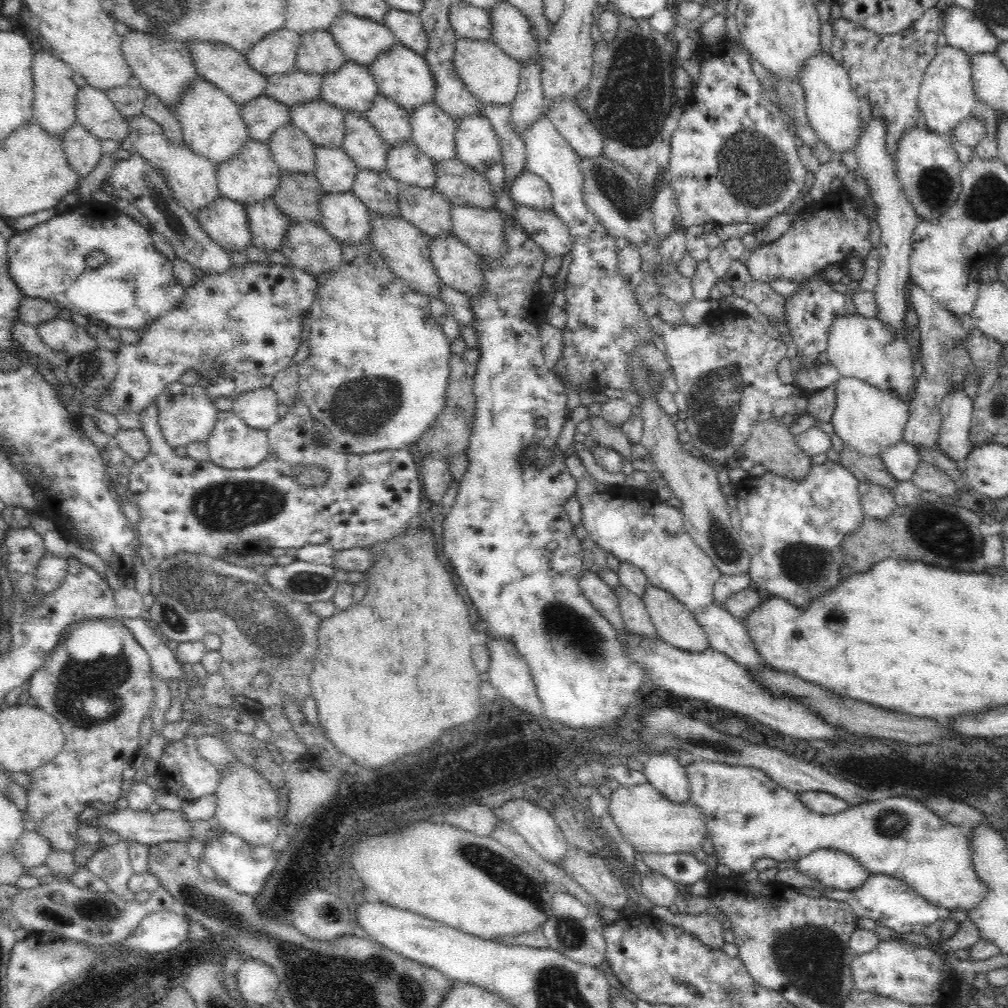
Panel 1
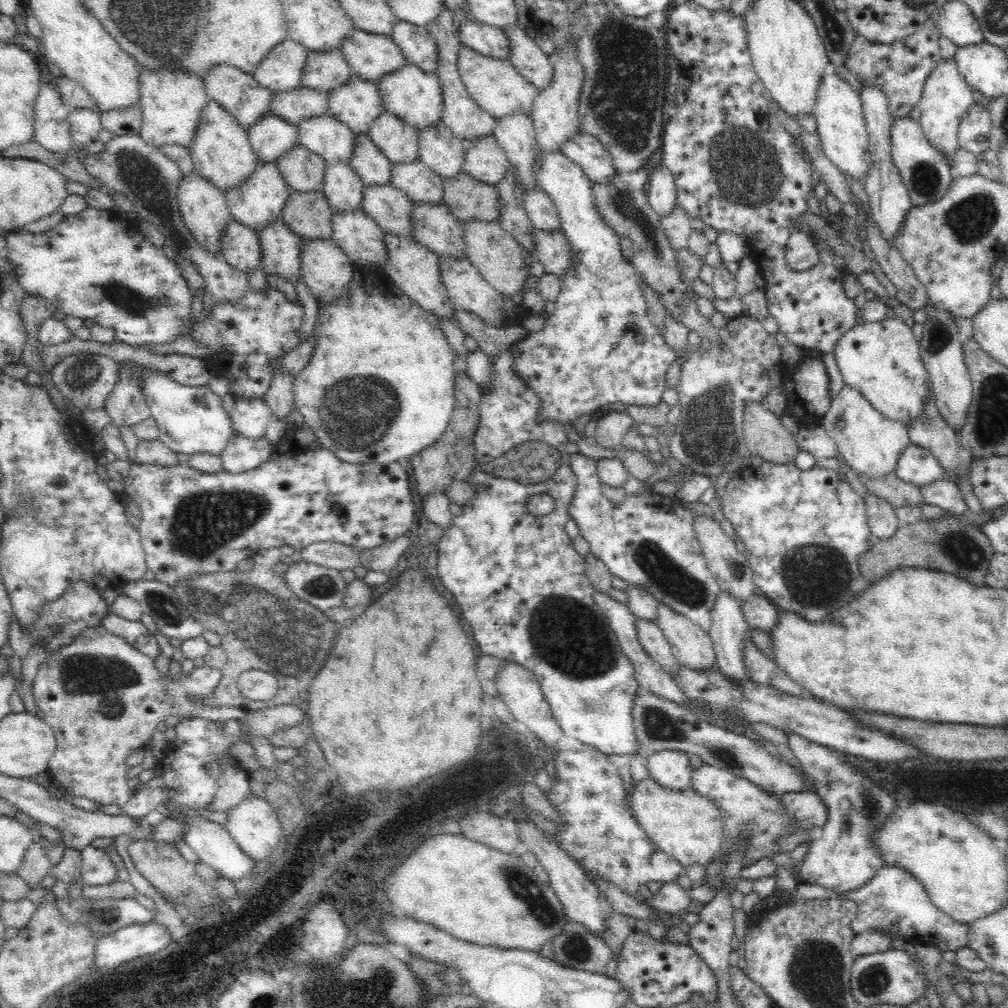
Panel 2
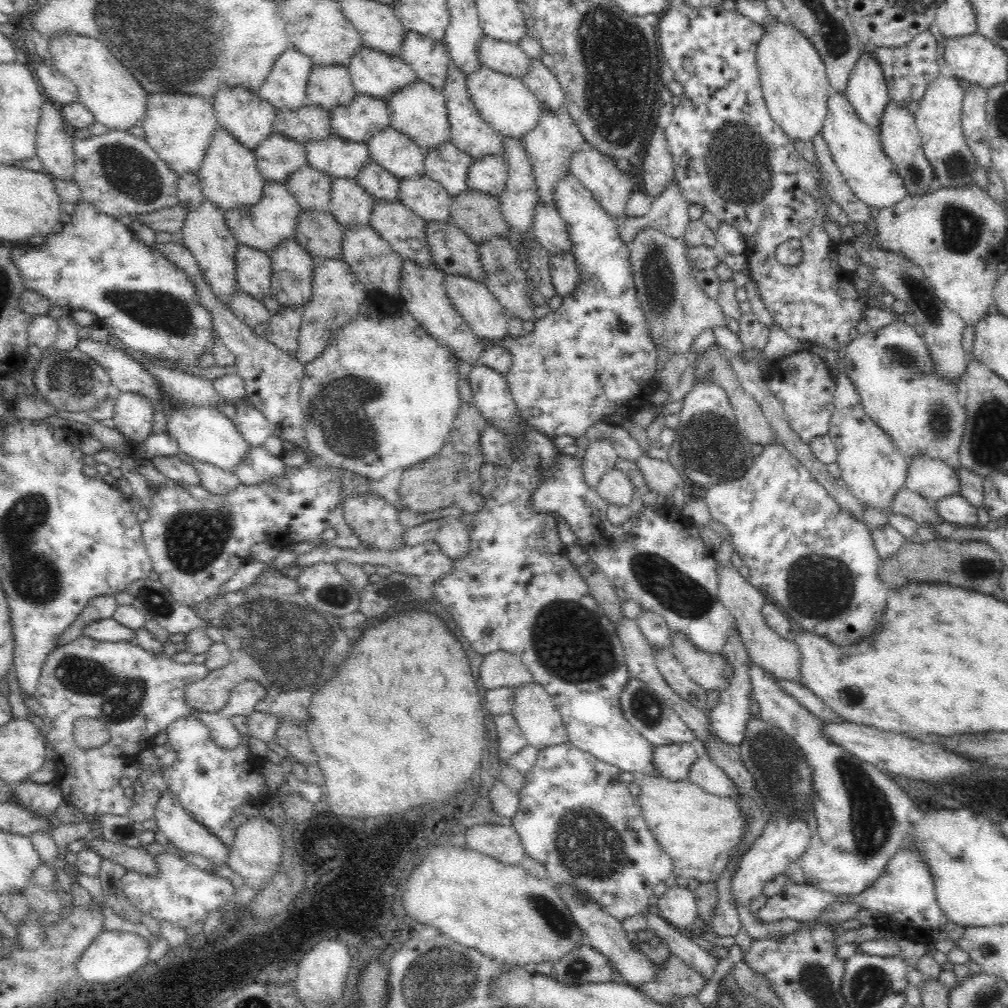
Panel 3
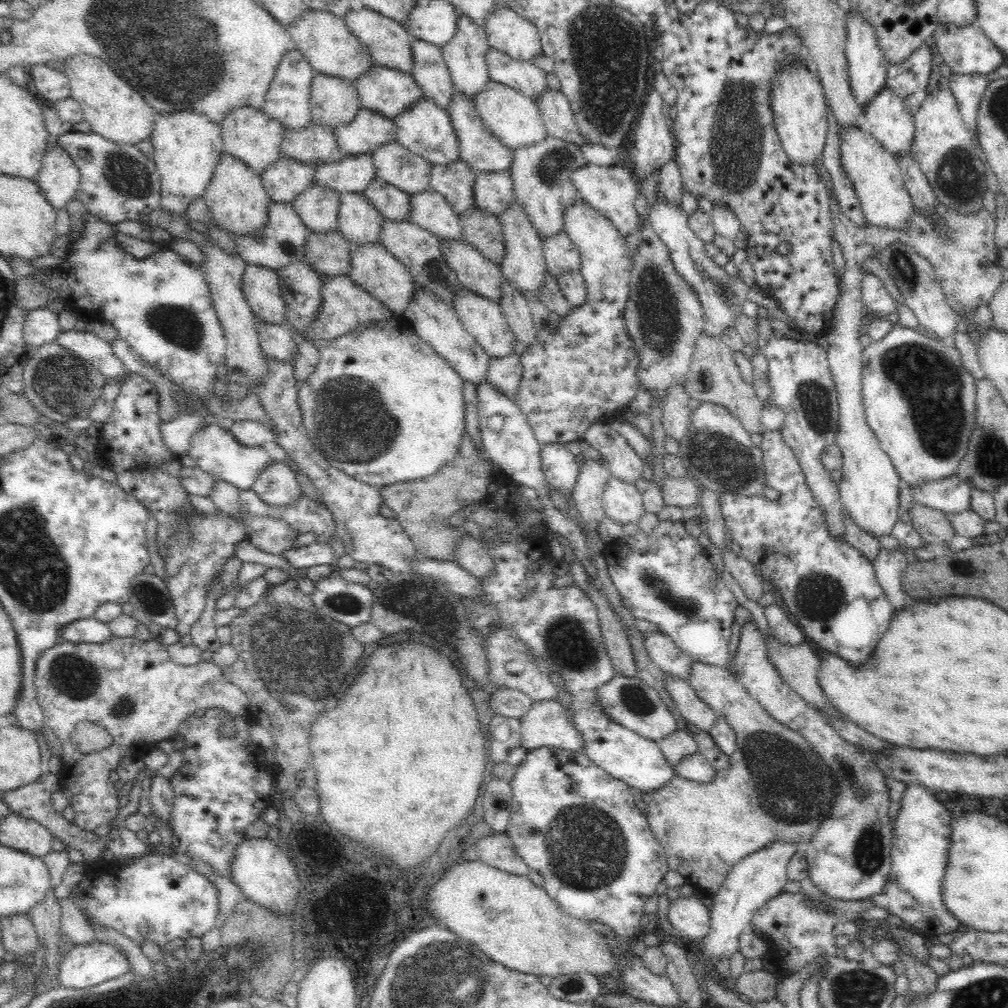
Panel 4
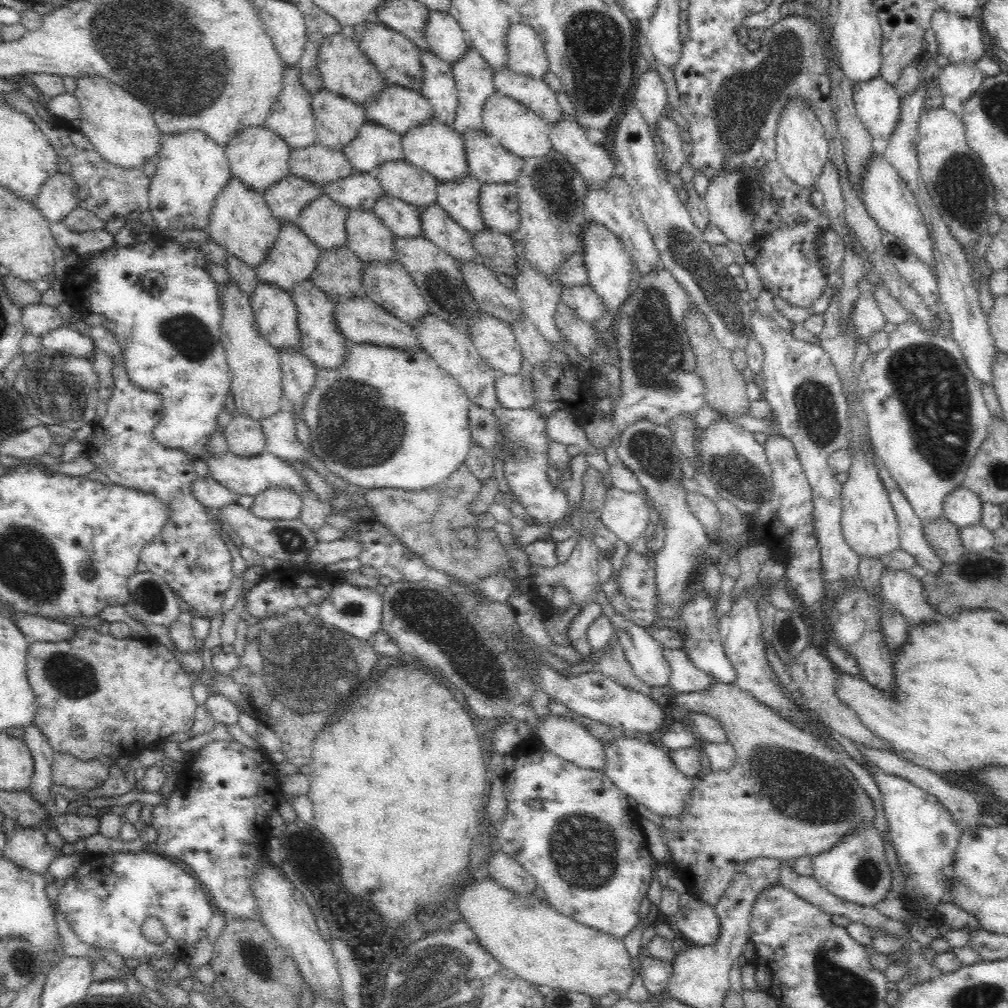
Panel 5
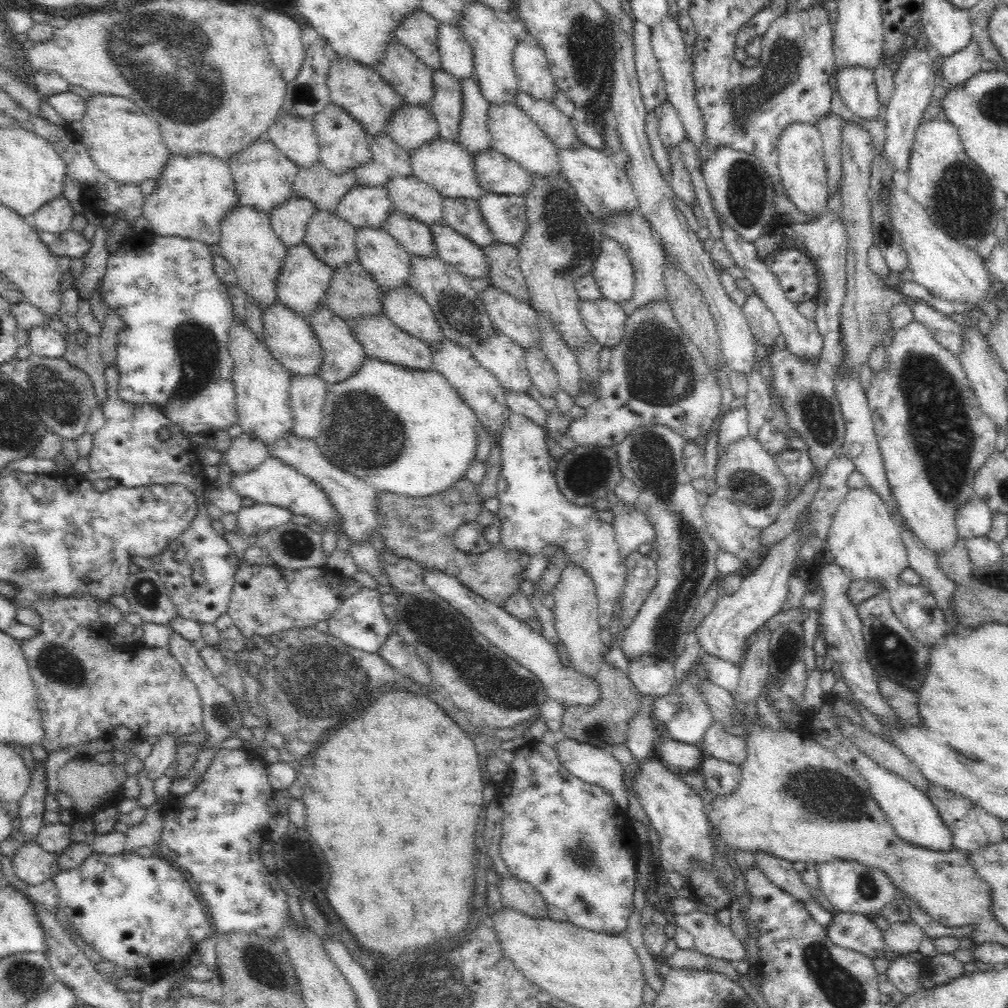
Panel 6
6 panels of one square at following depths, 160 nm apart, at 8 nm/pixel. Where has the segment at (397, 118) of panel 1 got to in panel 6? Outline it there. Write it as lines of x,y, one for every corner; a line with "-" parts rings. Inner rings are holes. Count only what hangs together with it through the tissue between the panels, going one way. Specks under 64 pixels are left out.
412,175
408,178
392,178
385,187
394,210
429,227
443,222
444,198
436,189
428,186
428,183
417,180

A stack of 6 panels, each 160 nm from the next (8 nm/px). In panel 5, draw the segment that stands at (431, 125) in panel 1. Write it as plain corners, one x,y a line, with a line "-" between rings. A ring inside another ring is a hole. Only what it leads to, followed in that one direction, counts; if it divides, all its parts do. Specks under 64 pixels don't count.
471,176
462,181
437,182
437,203
471,235
487,228
480,210
481,182

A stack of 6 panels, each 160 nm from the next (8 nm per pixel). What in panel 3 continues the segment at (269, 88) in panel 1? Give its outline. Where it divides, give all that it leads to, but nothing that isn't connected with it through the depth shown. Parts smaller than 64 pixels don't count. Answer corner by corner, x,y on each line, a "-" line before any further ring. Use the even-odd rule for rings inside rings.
307,105
296,112
277,112
273,130
288,139
296,140
296,143
302,143
302,145
308,141
325,141
331,135
331,112

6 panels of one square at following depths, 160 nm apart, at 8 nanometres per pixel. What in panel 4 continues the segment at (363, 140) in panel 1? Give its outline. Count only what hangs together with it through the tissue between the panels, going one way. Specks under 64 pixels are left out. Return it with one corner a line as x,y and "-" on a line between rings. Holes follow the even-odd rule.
372,180
364,194
369,201
376,207
383,219
388,221
409,220
411,197
408,193
379,180

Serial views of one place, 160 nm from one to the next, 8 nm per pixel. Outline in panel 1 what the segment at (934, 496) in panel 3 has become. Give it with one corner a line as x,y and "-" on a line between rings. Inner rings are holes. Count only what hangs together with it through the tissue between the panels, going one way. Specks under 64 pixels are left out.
904,441
887,448
880,457
887,471
899,481
912,481
922,461
918,447

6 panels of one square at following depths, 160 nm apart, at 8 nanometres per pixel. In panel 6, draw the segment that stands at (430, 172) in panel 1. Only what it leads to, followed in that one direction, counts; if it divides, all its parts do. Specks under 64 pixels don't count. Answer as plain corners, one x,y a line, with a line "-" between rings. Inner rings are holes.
436,223
430,227
437,256
468,277
489,278
489,268
484,251
472,241
450,228
446,223

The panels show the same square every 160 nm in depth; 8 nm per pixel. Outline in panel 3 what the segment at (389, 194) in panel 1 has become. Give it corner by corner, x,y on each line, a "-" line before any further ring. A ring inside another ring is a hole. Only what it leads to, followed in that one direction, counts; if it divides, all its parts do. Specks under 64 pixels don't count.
375,201
371,227
401,256
422,267
436,266
426,240
426,225
402,201

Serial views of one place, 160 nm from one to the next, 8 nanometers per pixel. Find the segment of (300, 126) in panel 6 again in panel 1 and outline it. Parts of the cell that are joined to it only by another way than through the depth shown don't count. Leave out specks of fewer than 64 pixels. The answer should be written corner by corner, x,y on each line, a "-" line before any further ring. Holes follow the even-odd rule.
282,29
254,44
245,58
253,70
266,78
292,74
296,71
296,56
300,44
300,35

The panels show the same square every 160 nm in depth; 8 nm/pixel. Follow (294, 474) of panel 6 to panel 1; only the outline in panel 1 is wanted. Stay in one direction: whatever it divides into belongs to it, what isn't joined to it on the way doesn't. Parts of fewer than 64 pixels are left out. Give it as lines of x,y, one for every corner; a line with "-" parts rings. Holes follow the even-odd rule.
180,380
168,384
160,394
155,398
156,407
158,407
158,425
164,435
164,441
170,447
185,447
193,442
206,442
211,435
211,430
215,427
217,412
214,407
214,400
208,396
207,388
199,384
186,386

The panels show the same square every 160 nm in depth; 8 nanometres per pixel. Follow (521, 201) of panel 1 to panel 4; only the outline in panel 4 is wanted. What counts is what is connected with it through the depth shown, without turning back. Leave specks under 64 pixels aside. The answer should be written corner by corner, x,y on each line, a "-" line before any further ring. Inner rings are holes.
565,231
543,240
542,246
545,265
550,275
558,278
565,272
580,270
580,251

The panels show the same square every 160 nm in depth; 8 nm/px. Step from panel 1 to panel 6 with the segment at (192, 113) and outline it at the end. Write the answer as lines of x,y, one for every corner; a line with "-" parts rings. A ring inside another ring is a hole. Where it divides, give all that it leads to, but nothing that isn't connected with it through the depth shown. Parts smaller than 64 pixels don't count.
240,205
232,209
225,216
221,231
222,236
219,242
221,255
237,274
236,285
246,293
246,298
254,299
254,303
264,314
268,308
278,304
275,280
282,270
287,248
272,230
269,215
256,211
252,207

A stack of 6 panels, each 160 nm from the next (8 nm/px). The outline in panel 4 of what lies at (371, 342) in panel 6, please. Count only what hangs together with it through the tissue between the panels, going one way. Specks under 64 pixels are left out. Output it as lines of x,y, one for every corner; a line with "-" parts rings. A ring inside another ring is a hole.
348,275
322,276
321,286
322,308
316,315
311,330
311,338
318,342
331,341
349,332
359,331
372,324
377,325
380,321
393,319
395,314
384,304
366,292
362,287
354,284

